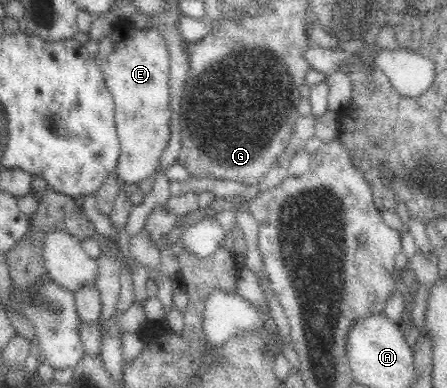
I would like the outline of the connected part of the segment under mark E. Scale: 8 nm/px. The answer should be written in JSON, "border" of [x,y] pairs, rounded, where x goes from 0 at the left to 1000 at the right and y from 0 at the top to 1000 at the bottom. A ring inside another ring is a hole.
{"border":[[[277,44],[253,62],[251,82],[248,93],[217,106],[219,134],[208,147],[233,191],[257,271],[268,397],[255,454],[268,474],[298,485],[324,461],[342,461],[385,361],[383,147],[367,98],[338,67],[309,72]]]}

